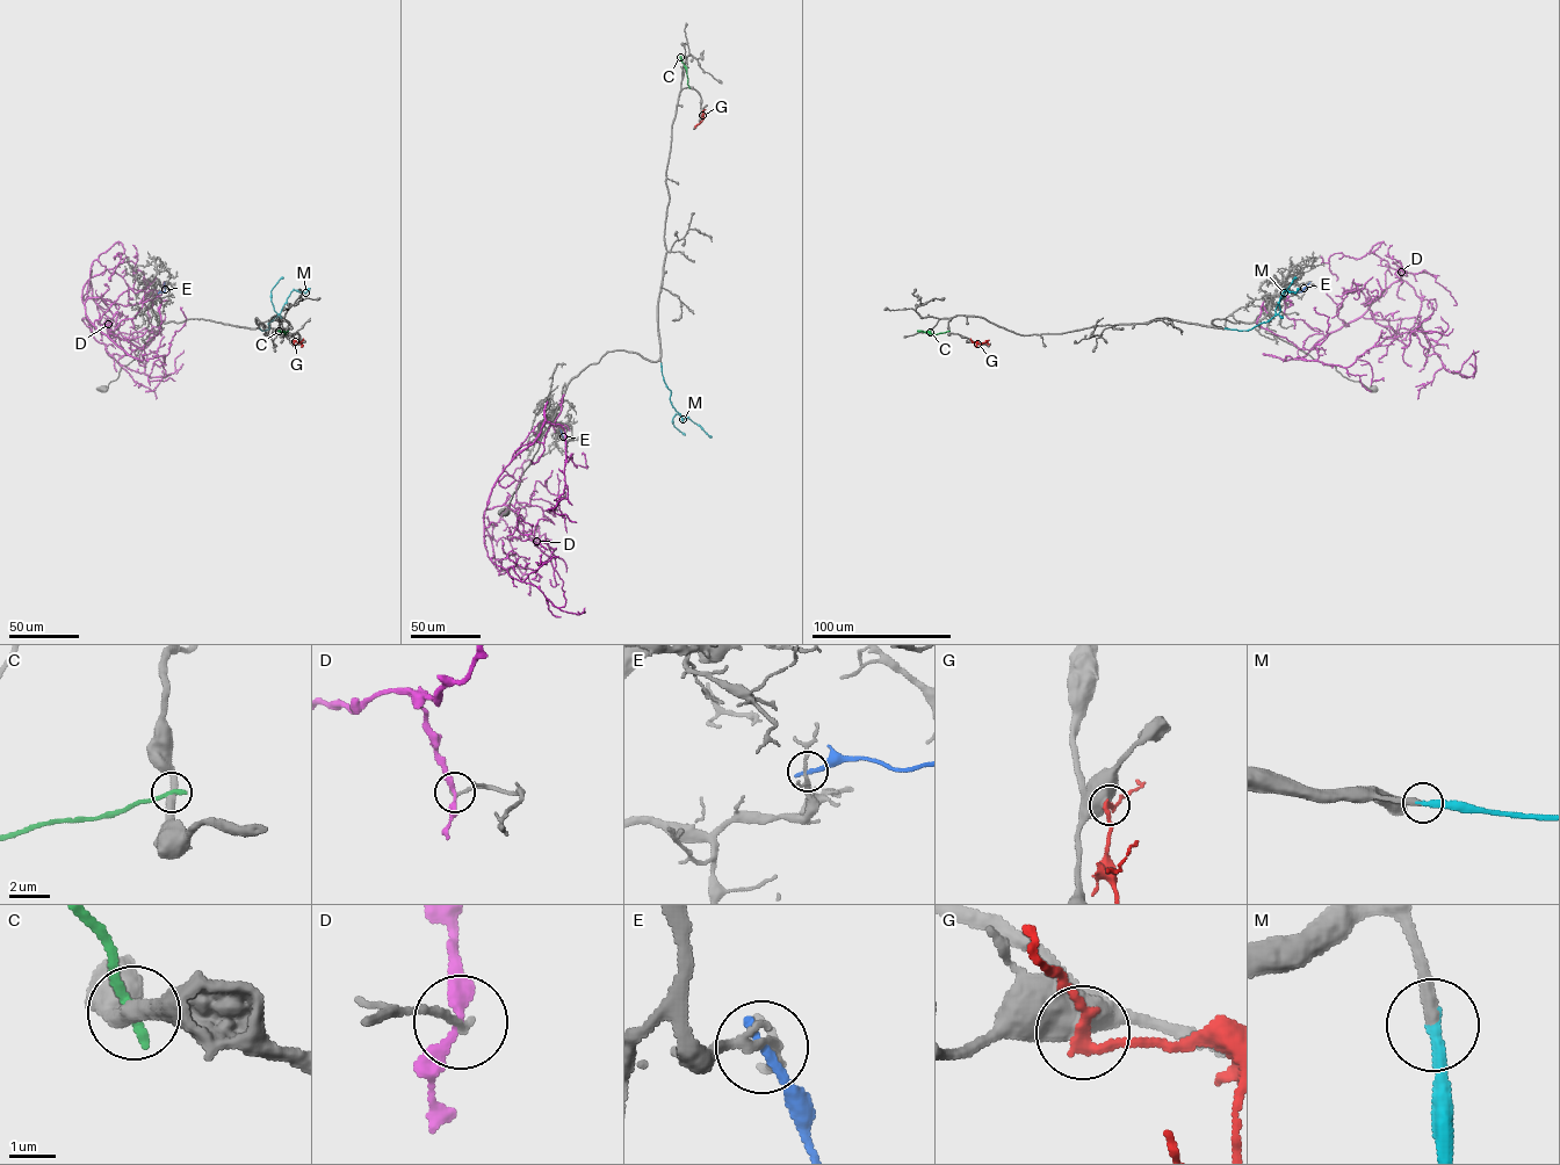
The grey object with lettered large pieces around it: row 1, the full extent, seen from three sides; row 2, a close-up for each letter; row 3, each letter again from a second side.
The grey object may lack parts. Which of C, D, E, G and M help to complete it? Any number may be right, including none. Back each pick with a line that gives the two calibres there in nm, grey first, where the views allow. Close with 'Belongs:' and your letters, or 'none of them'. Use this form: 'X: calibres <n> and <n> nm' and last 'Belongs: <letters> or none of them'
M: calibres 300 and 280 nm
Belongs: M

